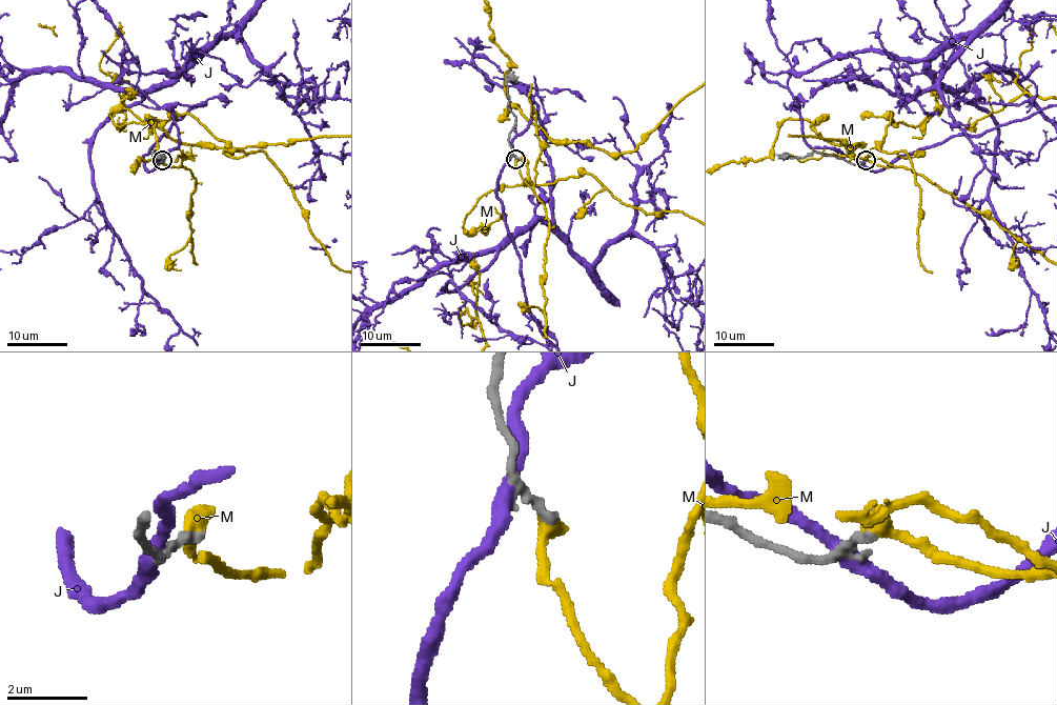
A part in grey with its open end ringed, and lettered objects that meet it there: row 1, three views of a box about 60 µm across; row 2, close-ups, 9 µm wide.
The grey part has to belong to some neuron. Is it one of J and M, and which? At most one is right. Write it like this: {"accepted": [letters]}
{"accepted": ["M"]}

